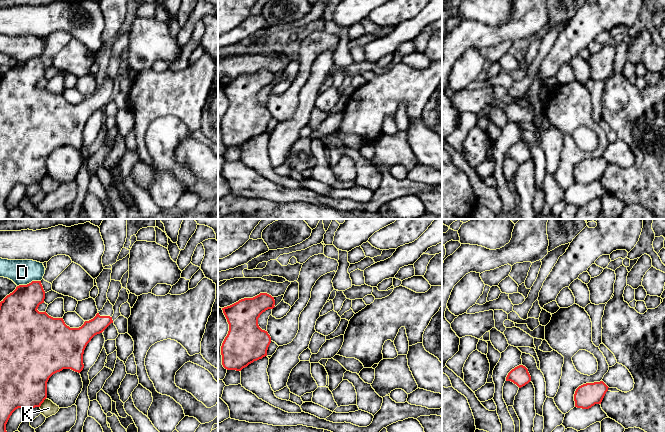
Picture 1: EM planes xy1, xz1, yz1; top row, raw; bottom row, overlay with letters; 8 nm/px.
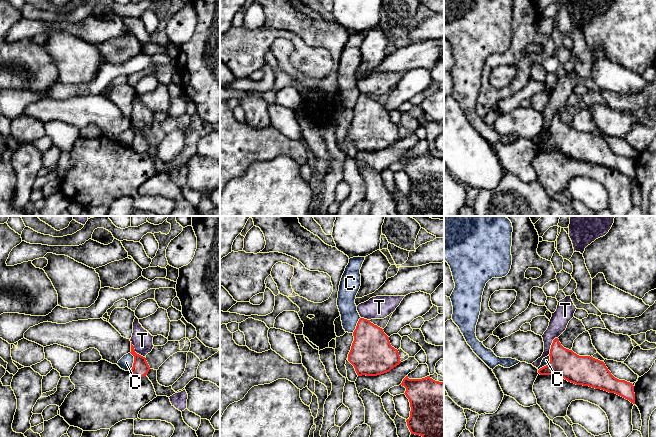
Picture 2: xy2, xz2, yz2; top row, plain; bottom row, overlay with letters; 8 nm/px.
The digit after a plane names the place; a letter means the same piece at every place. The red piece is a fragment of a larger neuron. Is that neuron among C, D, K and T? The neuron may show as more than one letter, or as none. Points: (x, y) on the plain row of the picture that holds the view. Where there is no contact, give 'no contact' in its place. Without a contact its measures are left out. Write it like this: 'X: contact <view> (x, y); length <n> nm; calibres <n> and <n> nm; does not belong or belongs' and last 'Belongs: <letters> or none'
C: contact xy2 (134, 137); length 150 nm; calibres 130 and 110 nm; does not belong
D: contact xy1 (29, 59); length 200 nm; calibres 300 and 200 nm; does not belong
K: contact xy1 (43, 177); length 100 nm; calibres 380 and 120 nm; does not belong
T: contact xy2 (134, 126); length 190 nm; calibres 130 and 170 nm; does not belong
Belongs: none

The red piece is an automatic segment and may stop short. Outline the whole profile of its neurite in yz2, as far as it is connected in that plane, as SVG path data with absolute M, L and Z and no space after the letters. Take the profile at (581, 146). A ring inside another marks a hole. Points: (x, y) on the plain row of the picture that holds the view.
M558 114L553 116L549 132L550 138L538 146L540 151L555 151L576 161L615 169L635 180L633 160L615 154L603 137L577 131L564 124Z

